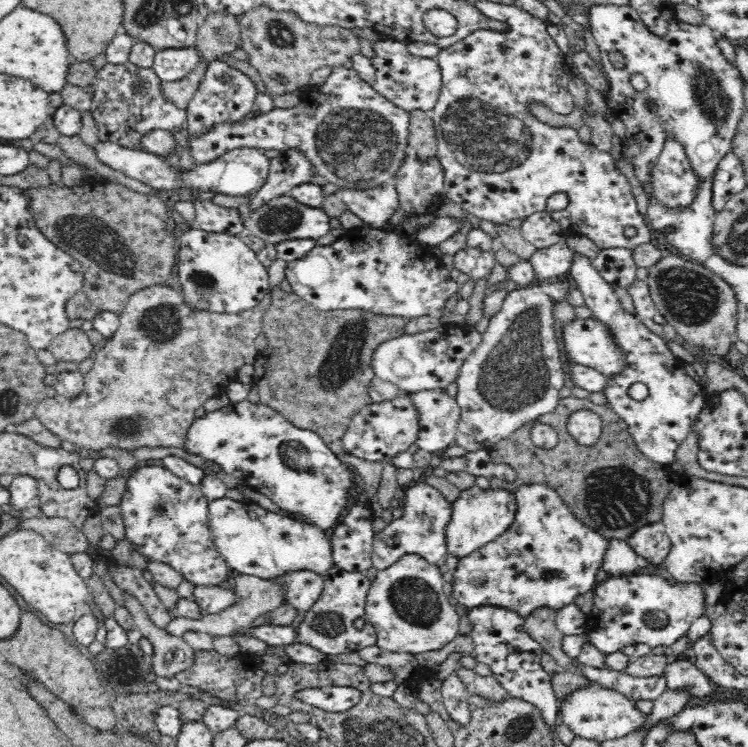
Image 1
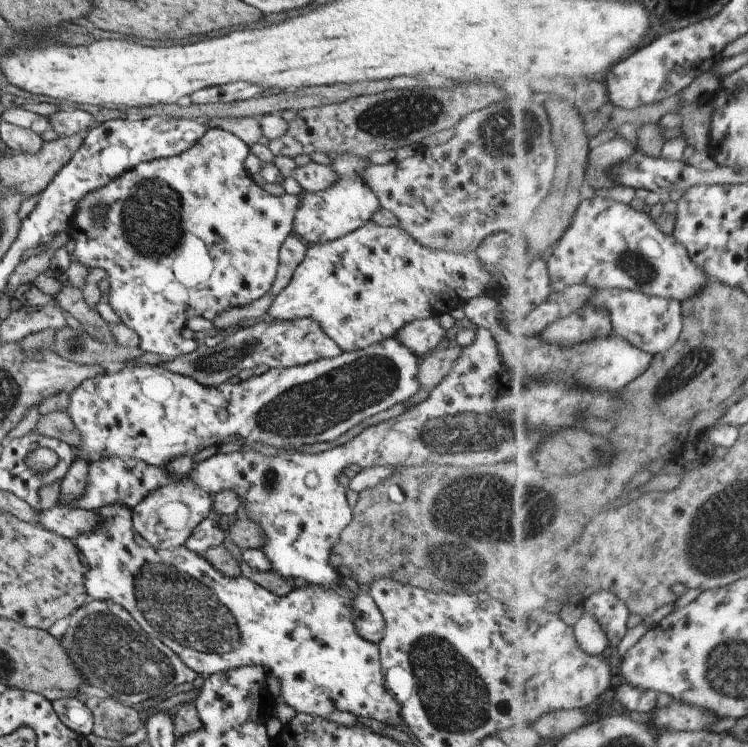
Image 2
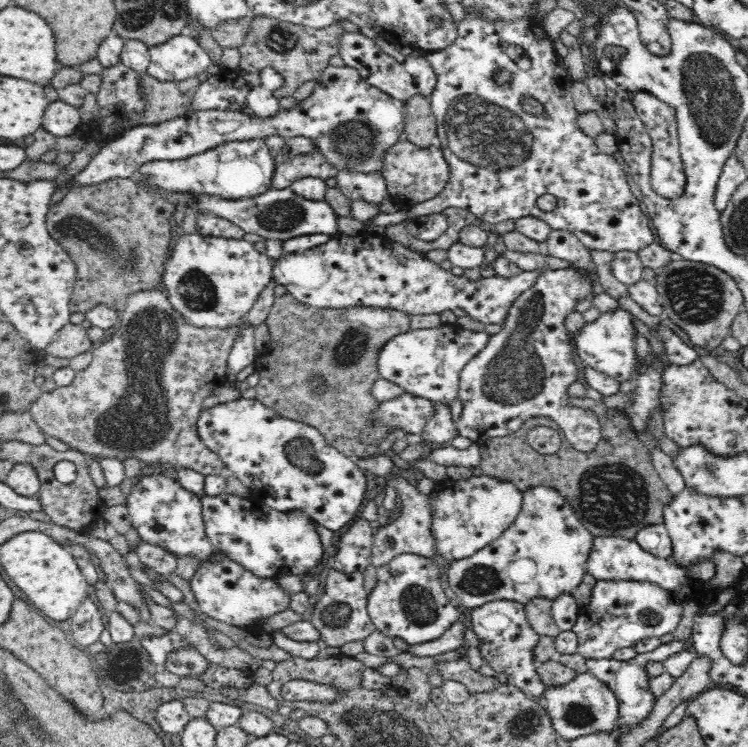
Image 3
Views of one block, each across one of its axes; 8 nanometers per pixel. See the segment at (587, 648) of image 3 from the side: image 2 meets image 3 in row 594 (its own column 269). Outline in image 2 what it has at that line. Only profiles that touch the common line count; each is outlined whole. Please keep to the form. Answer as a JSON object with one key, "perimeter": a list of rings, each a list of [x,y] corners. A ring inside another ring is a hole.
{"perimeter":[[[107,505],[95,511],[100,516],[100,525],[95,533],[81,535],[72,540],[78,554],[83,554],[87,560],[83,575],[83,586],[89,598],[93,601],[111,601],[118,604],[126,610],[131,618],[137,622],[144,633],[151,638],[156,638],[162,642],[167,648],[170,648],[178,657],[179,660],[197,675],[203,678],[212,674],[224,673],[233,671],[239,667],[261,667],[267,675],[275,676],[279,681],[278,699],[291,706],[296,713],[303,713],[314,717],[326,717],[333,711],[345,711],[351,713],[355,718],[363,716],[363,718],[374,718],[387,726],[397,728],[397,730],[405,730],[400,715],[399,703],[389,694],[384,687],[384,678],[380,669],[378,645],[366,641],[361,638],[357,632],[354,620],[352,617],[352,602],[358,593],[359,583],[353,578],[343,577],[341,575],[338,585],[333,587],[324,587],[323,585],[307,585],[301,588],[296,588],[285,594],[284,596],[274,596],[266,589],[253,583],[251,580],[239,575],[236,577],[226,577],[224,574],[218,573],[209,562],[205,560],[204,555],[190,551],[187,547],[177,547],[176,549],[154,549],[153,547],[140,547],[133,541],[133,530],[131,524],[131,509],[122,505]]]}

